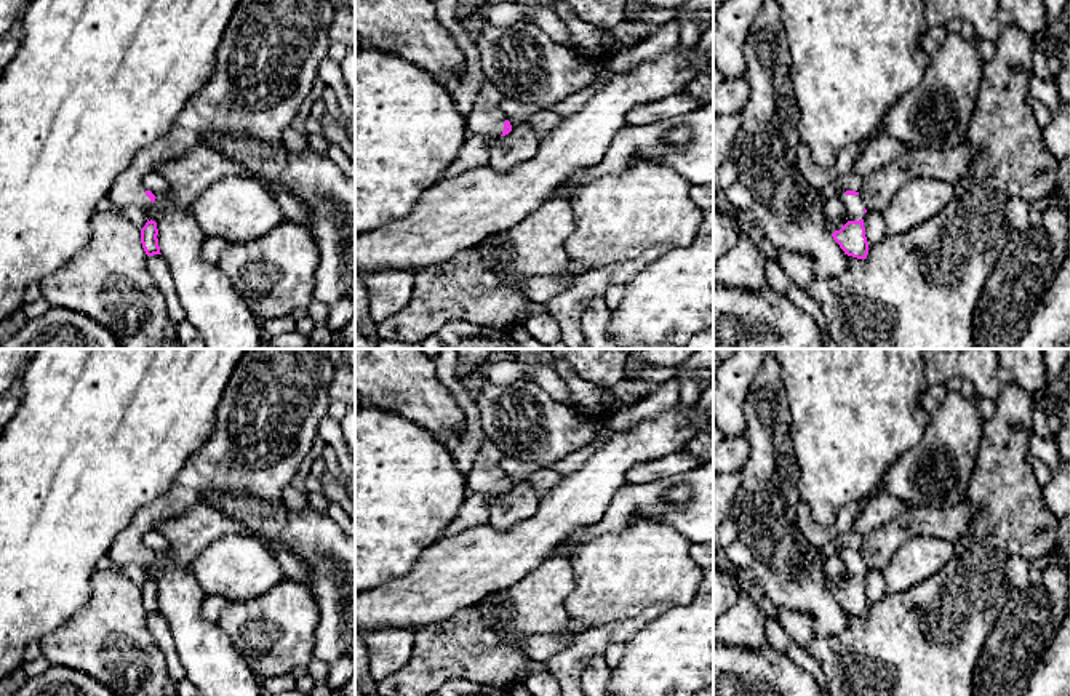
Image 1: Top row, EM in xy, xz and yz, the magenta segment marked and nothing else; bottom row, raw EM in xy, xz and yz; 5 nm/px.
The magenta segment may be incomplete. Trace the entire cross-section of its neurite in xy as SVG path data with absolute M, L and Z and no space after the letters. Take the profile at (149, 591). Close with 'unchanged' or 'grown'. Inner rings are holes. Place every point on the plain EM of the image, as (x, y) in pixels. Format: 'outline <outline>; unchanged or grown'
outline M147 578L146 584L141 587L141 602L147 614L162 613L157 594L157 581Z; unchanged

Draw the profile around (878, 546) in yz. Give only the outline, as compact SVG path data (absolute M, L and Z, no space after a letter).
M966 499L948 507L908 507L899 517L864 536L859 555L867 570L884 570L905 541L923 536L955 542L969 533L974 507Z

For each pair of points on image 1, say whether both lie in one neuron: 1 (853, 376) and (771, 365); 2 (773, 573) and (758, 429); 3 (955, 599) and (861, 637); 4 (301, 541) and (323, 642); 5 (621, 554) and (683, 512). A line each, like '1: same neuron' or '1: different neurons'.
1: different neurons
2: same neuron
3: same neuron
4: same neuron
5: different neurons

